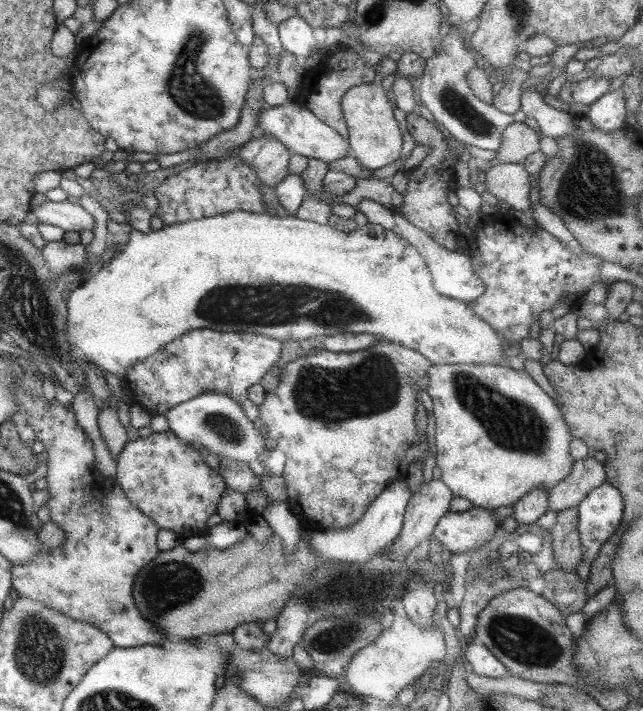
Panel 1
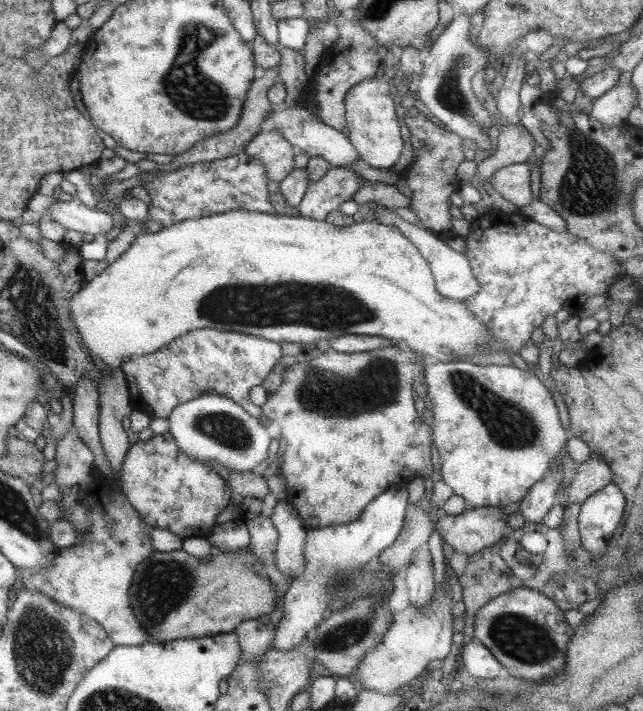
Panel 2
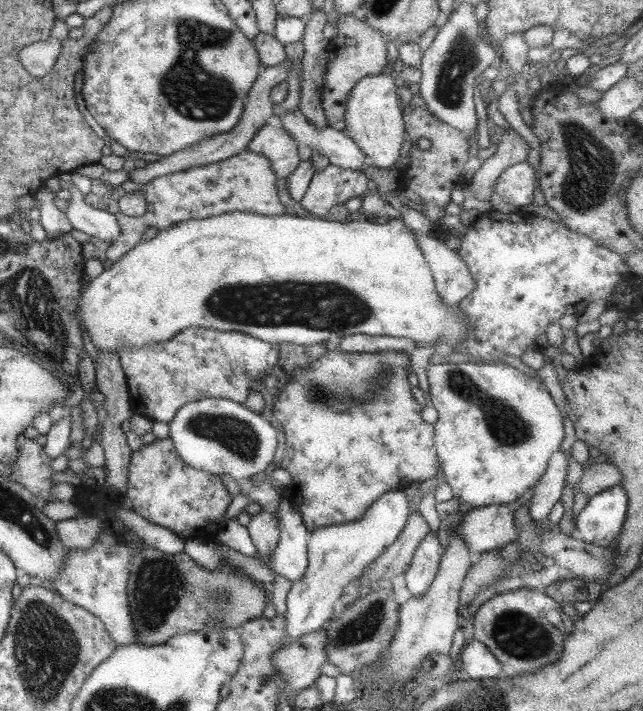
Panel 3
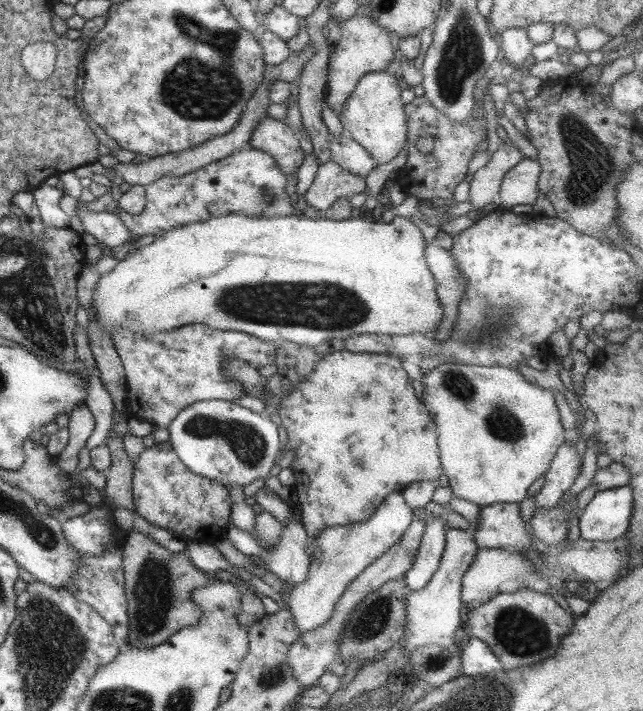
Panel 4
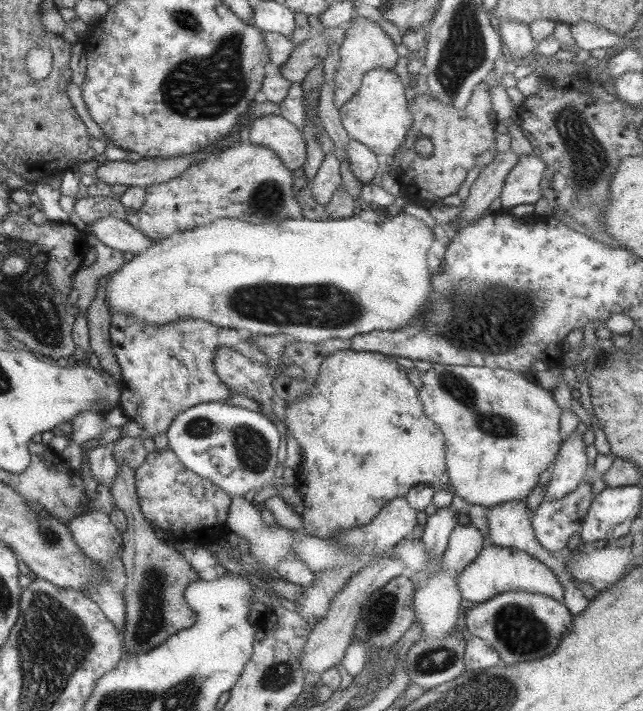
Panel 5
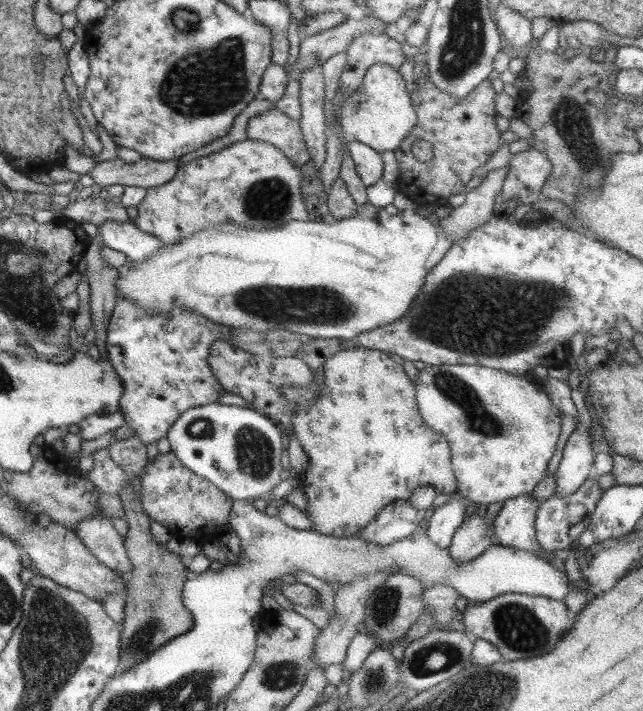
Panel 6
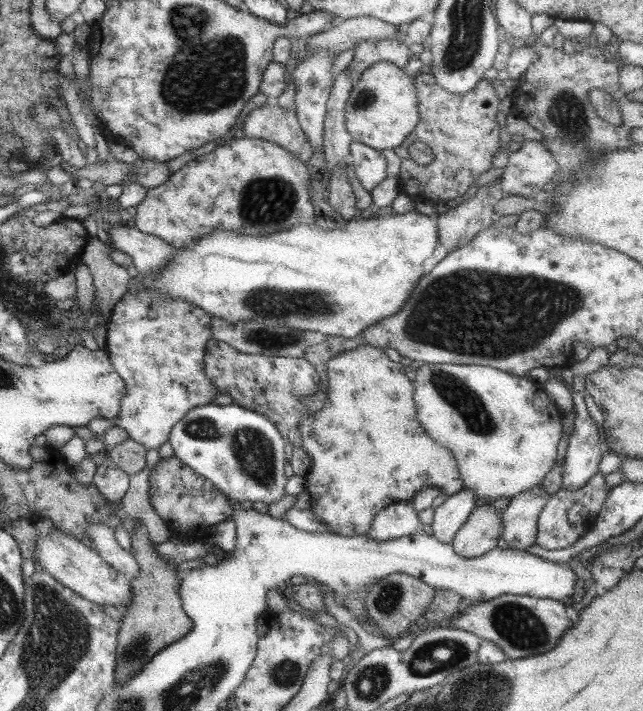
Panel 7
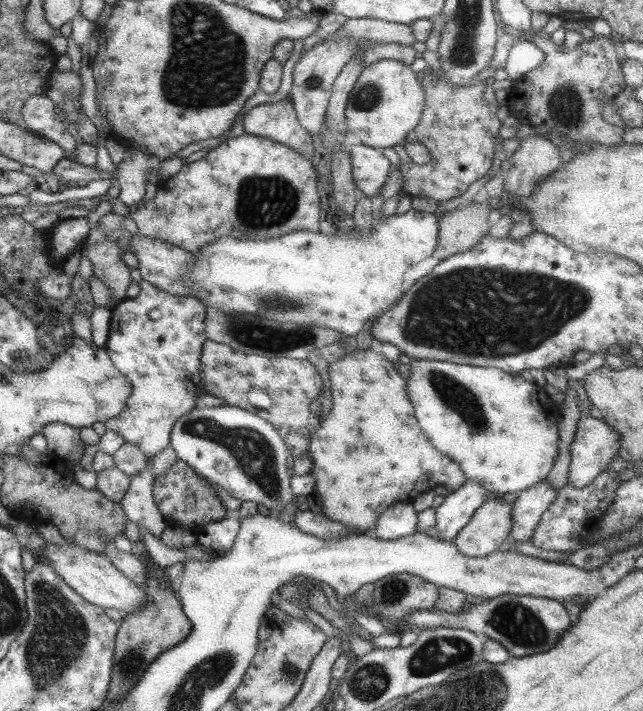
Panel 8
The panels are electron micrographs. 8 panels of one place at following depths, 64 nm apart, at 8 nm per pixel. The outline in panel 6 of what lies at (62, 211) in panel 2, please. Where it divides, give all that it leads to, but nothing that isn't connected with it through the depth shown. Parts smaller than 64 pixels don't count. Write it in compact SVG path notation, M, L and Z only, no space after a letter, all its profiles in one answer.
M107 220L100 225L100 234L104 244L122 254L126 254L130 263L142 263L144 259L158 253L164 247L155 236L142 232L131 221Z

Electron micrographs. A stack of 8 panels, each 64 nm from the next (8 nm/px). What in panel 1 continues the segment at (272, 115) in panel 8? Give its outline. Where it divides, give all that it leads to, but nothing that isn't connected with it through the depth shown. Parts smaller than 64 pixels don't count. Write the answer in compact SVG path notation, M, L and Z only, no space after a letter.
M274 136L254 137L247 141L237 154L246 166L254 168L263 186L276 187L287 178L292 152Z

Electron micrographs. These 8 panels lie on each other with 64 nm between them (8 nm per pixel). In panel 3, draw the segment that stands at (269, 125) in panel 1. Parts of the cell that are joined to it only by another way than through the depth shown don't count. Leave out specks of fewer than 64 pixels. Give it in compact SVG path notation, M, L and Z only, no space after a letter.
M299 110L286 112L279 117L282 128L298 144L306 144L314 153L324 154L329 164L356 173L364 173L363 170L370 164L366 154L345 132L332 127L313 126Z

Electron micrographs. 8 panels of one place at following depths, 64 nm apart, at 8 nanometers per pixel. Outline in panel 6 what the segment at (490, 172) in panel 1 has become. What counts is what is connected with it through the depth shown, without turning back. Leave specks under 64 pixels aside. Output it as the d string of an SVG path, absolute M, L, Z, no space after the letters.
M529 146L526 151L514 154L508 165L508 173L501 194L504 200L516 200L520 204L533 204L540 198L546 180L554 170L545 152Z

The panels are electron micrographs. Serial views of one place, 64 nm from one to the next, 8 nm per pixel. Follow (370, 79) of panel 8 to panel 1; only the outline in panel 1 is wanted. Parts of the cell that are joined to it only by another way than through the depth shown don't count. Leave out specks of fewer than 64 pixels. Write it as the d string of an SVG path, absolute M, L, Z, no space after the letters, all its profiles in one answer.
M379 80L348 90L342 98L341 108L349 130L351 156L358 159L362 168L376 170L401 158L402 133L393 114L394 106Z

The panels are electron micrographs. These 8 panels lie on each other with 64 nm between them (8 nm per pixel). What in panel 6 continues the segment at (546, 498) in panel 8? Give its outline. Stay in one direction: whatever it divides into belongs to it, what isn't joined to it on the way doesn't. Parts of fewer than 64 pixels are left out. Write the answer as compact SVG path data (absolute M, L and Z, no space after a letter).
M533 492L504 501L498 516L493 520L493 532L502 547L524 550L547 561L551 566L565 572L567 552L553 552L541 556L545 551L540 547L535 530L536 514L540 502Z

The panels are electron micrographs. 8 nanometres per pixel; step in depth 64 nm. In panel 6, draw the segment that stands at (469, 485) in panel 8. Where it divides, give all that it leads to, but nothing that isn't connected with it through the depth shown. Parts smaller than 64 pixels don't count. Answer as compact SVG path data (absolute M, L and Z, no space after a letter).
M454 495L444 506L439 506L428 520L426 532L429 540L440 549L448 549L454 534L465 522L468 498Z

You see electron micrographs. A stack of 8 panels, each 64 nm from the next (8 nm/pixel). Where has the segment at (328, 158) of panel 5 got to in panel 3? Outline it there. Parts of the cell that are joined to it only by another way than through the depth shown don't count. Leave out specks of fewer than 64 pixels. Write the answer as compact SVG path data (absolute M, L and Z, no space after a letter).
M328 164L312 178L300 204L312 217L325 218L334 206L366 193L368 183L369 178L364 173Z

